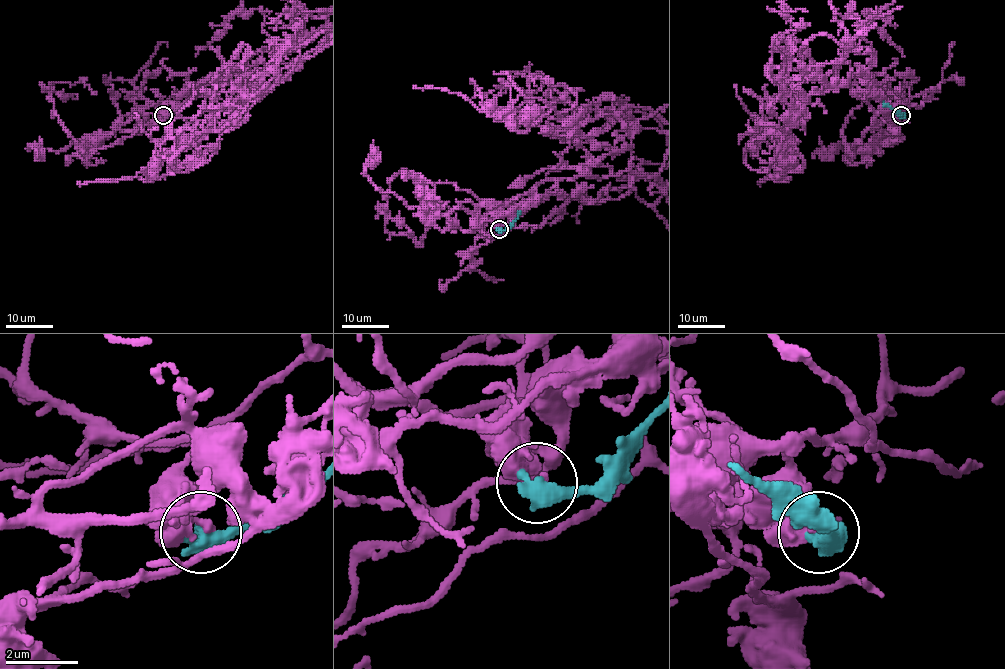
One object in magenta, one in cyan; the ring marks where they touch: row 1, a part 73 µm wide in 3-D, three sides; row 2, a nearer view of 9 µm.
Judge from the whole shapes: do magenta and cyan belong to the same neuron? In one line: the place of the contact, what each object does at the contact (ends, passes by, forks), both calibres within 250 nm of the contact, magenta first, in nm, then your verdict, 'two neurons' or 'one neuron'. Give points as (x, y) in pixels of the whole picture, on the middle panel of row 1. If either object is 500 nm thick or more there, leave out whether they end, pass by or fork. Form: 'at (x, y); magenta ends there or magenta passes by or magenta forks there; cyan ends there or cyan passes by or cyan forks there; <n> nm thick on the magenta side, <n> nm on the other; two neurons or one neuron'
at (499, 229); 260 nm thick on the magenta side, 600 nm on the other; two neurons

